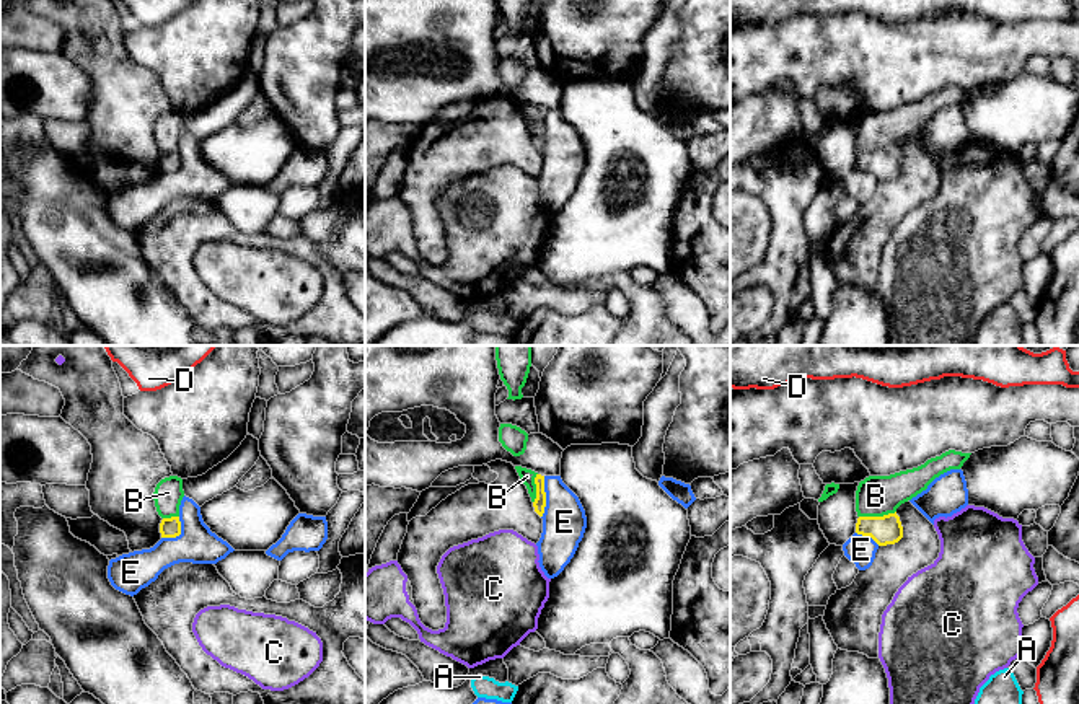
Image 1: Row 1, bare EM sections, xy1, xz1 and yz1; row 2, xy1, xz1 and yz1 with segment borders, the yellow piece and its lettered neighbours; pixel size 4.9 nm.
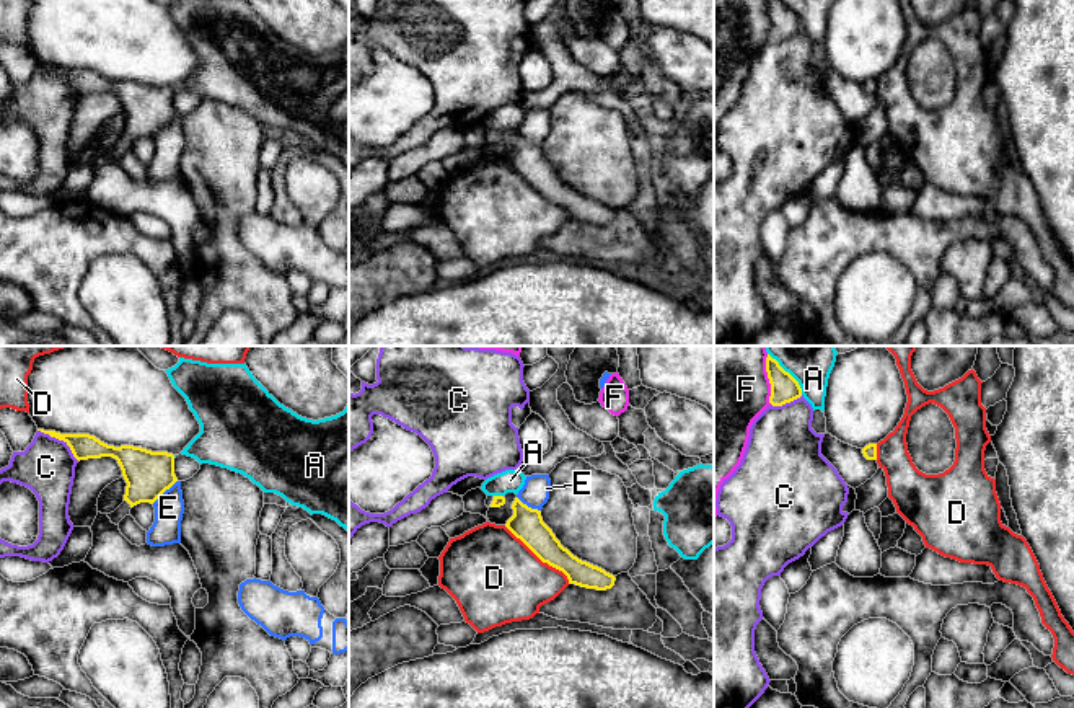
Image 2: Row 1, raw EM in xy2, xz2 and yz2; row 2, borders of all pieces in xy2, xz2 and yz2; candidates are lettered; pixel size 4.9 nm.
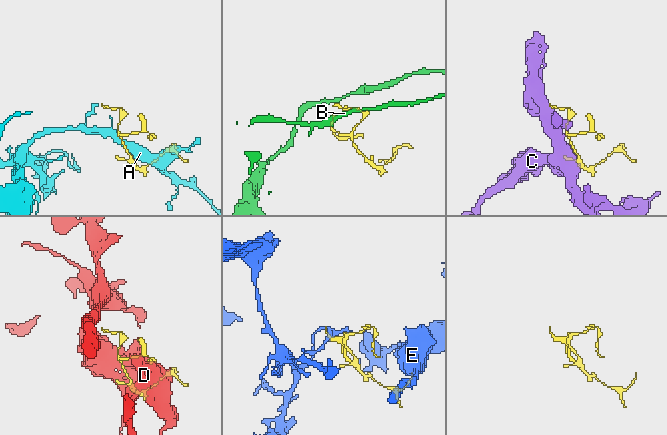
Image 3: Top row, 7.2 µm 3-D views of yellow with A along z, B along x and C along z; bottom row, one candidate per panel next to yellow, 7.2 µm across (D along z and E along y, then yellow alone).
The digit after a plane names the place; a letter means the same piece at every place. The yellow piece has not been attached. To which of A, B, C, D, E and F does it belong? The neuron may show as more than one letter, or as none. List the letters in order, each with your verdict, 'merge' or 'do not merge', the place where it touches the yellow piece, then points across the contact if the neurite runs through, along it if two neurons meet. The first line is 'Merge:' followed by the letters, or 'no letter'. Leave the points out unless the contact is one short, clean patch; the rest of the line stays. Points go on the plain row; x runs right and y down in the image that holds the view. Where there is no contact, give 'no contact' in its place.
Merge: no letter
A: do not merge; contact yz2 (794, 13)
B: do not merge; contact yz1 (877, 152); border yz1 (895, 145), (885, 150), (859, 152)
C: do not merge; contact xy2 (61, 74)
D: do not merge; contact xz2 (538, 191)
E: do not merge; contact xz1 (545, 132)
F: do not merge; contact yz2 (771, 20)

